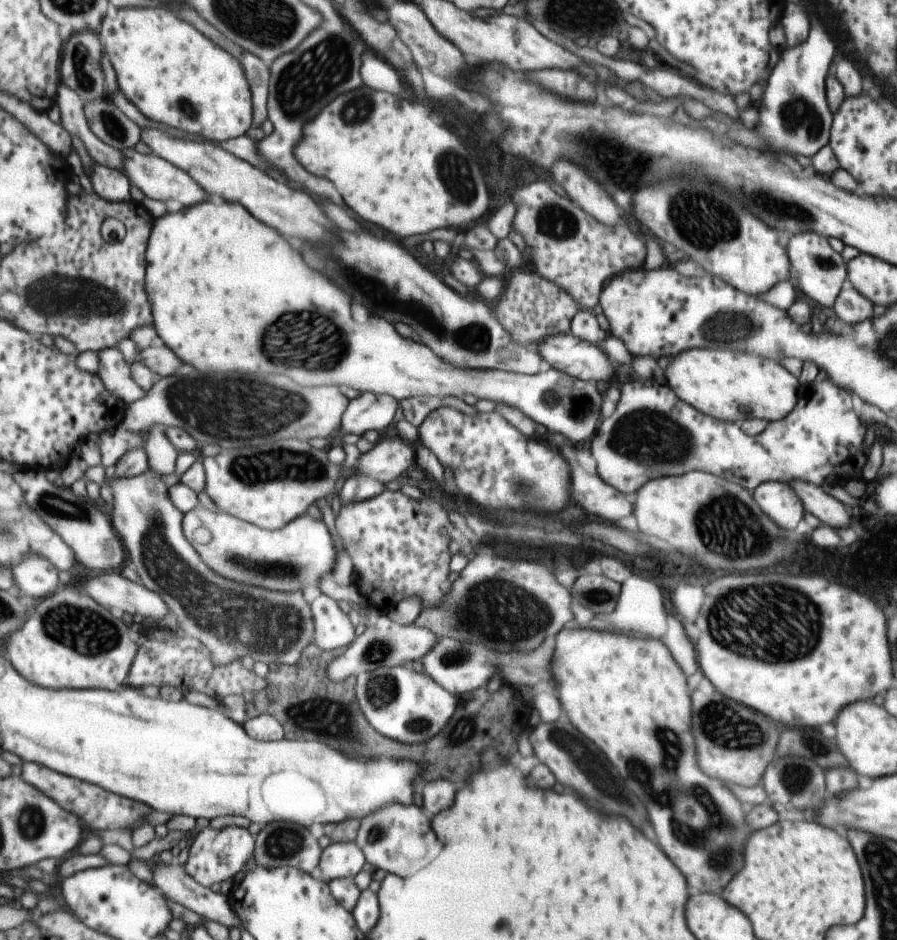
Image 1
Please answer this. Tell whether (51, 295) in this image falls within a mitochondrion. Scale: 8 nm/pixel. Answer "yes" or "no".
yes

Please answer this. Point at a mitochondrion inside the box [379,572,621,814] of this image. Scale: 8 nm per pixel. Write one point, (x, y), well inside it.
(491, 606)

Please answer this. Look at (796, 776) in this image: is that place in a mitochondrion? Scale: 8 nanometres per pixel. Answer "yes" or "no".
yes

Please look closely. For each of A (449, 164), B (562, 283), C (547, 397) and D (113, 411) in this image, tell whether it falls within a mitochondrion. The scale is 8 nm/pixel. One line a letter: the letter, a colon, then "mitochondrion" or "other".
A: mitochondrion
B: other
C: mitochondrion
D: other

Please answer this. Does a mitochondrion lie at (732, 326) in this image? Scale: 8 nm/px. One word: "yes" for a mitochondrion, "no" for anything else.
yes

